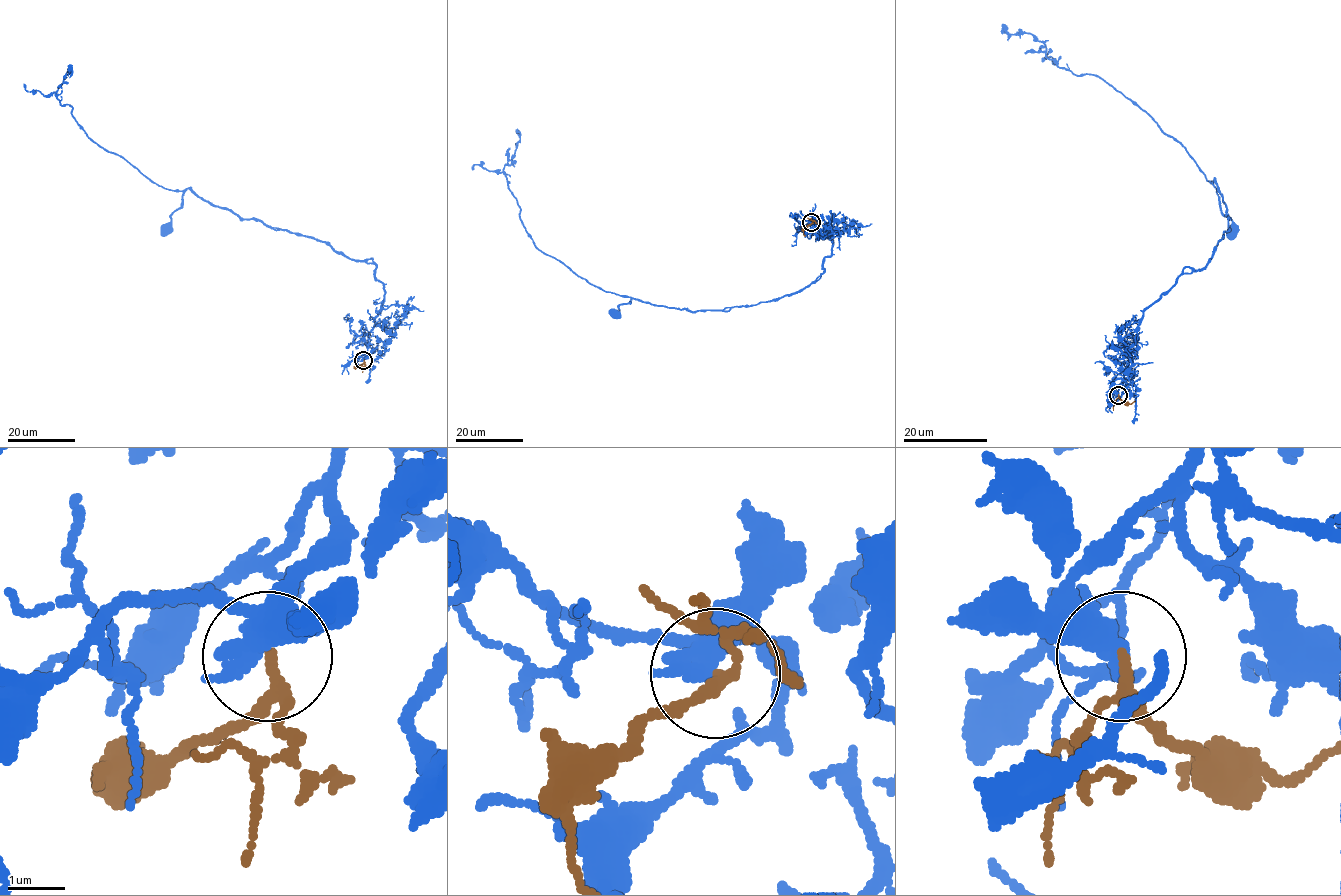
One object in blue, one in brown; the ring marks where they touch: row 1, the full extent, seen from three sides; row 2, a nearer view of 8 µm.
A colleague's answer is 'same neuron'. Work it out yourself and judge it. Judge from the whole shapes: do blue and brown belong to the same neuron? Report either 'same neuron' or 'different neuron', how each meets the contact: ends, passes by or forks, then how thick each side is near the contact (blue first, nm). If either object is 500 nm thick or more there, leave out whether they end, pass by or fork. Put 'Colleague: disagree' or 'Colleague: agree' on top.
Colleague: agree
same neuron; blue passes by; brown passes by; 360 nm thick on the blue side, 160 nm on the other

